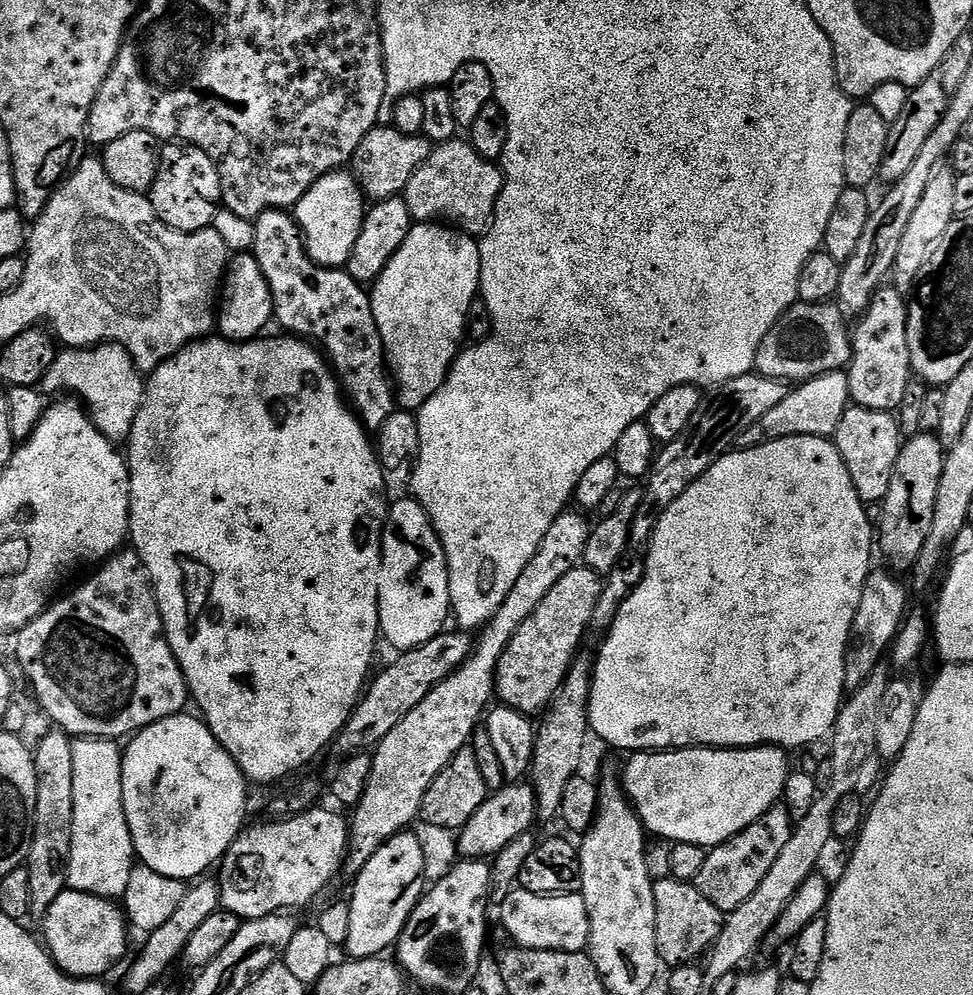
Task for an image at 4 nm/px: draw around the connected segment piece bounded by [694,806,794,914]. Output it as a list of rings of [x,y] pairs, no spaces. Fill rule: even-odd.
[[[784,806],[771,808],[758,822],[746,826],[746,830],[739,832],[734,838],[730,838],[725,844],[720,844],[711,849],[703,864],[698,878],[694,881],[696,888],[709,902],[714,902],[722,913],[733,912],[758,890],[758,885],[766,879],[766,874],[774,867],[774,861],[786,842],[790,842],[790,834],[794,827],[793,817],[788,817]]]

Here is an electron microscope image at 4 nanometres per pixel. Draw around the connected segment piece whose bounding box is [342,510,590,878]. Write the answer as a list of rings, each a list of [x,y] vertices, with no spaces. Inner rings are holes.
[[[572,511],[561,512],[559,518],[550,526],[550,530],[546,530],[546,538],[542,538],[534,558],[526,562],[526,570],[518,574],[518,582],[510,586],[510,594],[506,594],[502,606],[479,633],[480,640],[478,636],[466,663],[453,676],[433,686],[430,694],[426,694],[426,698],[422,698],[422,702],[418,702],[418,706],[414,706],[414,710],[410,710],[410,714],[406,714],[406,718],[402,718],[402,722],[398,722],[398,726],[394,726],[394,730],[390,730],[390,734],[386,734],[386,738],[382,738],[382,742],[376,745],[371,753],[370,782],[366,782],[366,794],[362,794],[362,802],[356,805],[350,816],[348,854],[344,857],[342,869],[345,877],[347,875],[348,878],[356,877],[362,870],[362,866],[366,866],[366,862],[370,862],[374,854],[378,854],[383,844],[390,842],[390,838],[394,838],[398,833],[411,829],[412,823],[417,823],[422,798],[426,798],[426,790],[430,790],[430,782],[438,778],[438,774],[448,765],[450,758],[454,758],[454,754],[458,754],[458,750],[462,750],[471,741],[472,733],[481,727],[482,717],[489,705],[493,703],[491,700],[494,700],[498,658],[502,658],[506,646],[510,646],[510,638],[514,638],[518,626],[522,626],[522,622],[526,622],[526,618],[530,618],[530,614],[538,610],[542,598],[546,598],[546,594],[554,590],[554,585],[565,574],[570,574],[570,570],[583,565],[590,520],[587,515]]]

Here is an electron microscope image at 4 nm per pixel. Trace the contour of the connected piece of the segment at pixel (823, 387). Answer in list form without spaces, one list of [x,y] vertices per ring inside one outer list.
[[[847,371],[827,372],[821,376],[815,376],[812,380],[797,383],[774,406],[774,410],[769,410],[766,418],[762,418],[759,424],[750,426],[746,434],[742,434],[738,441],[740,448],[752,448],[761,443],[762,435],[769,440],[786,438],[787,436],[823,436],[825,438],[835,437],[838,430],[838,422],[842,422],[842,414],[850,407],[852,395],[850,394],[850,382]]]

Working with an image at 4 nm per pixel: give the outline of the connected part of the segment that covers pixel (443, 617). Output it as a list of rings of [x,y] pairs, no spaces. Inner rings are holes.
[[[407,498],[408,500],[391,501],[388,517],[384,519],[384,533],[382,534],[382,558],[380,559],[380,573],[378,574],[378,618],[380,619],[380,634],[381,637],[396,647],[396,650],[407,650],[417,648],[426,642],[430,642],[435,636],[440,635],[445,631],[447,620],[450,620],[450,582],[448,581],[448,563],[446,562],[446,554],[442,542],[438,538],[438,534],[434,530],[434,526],[430,522],[430,518],[426,514],[424,507],[415,500],[415,498]]]

